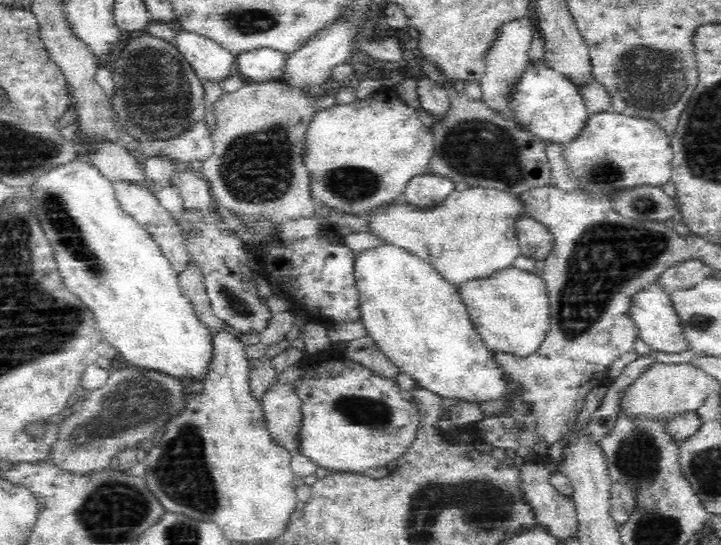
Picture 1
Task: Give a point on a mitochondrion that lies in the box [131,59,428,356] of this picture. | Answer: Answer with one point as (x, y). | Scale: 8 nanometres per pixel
(256, 167)

